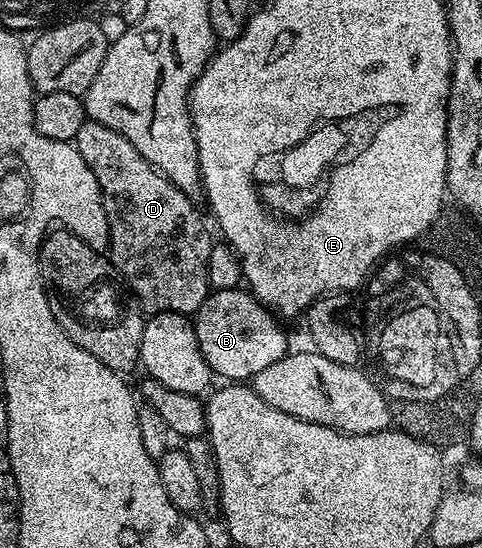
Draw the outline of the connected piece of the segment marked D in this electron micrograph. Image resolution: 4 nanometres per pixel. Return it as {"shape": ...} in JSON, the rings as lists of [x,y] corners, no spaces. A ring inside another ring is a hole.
{"shape":[[[88,118],[77,130],[73,141],[75,149],[85,158],[85,166],[93,170],[93,178],[97,178],[97,186],[101,190],[101,198],[105,206],[105,214],[109,222],[109,259],[116,273],[132,288],[134,299],[138,300],[144,313],[181,312],[194,314],[199,311],[203,299],[209,294],[207,283],[207,263],[213,237],[207,233],[203,225],[203,216],[195,209],[196,201],[186,196],[169,178],[162,176],[156,168],[117,130],[109,130],[109,126],[101,126],[101,122]]]}

